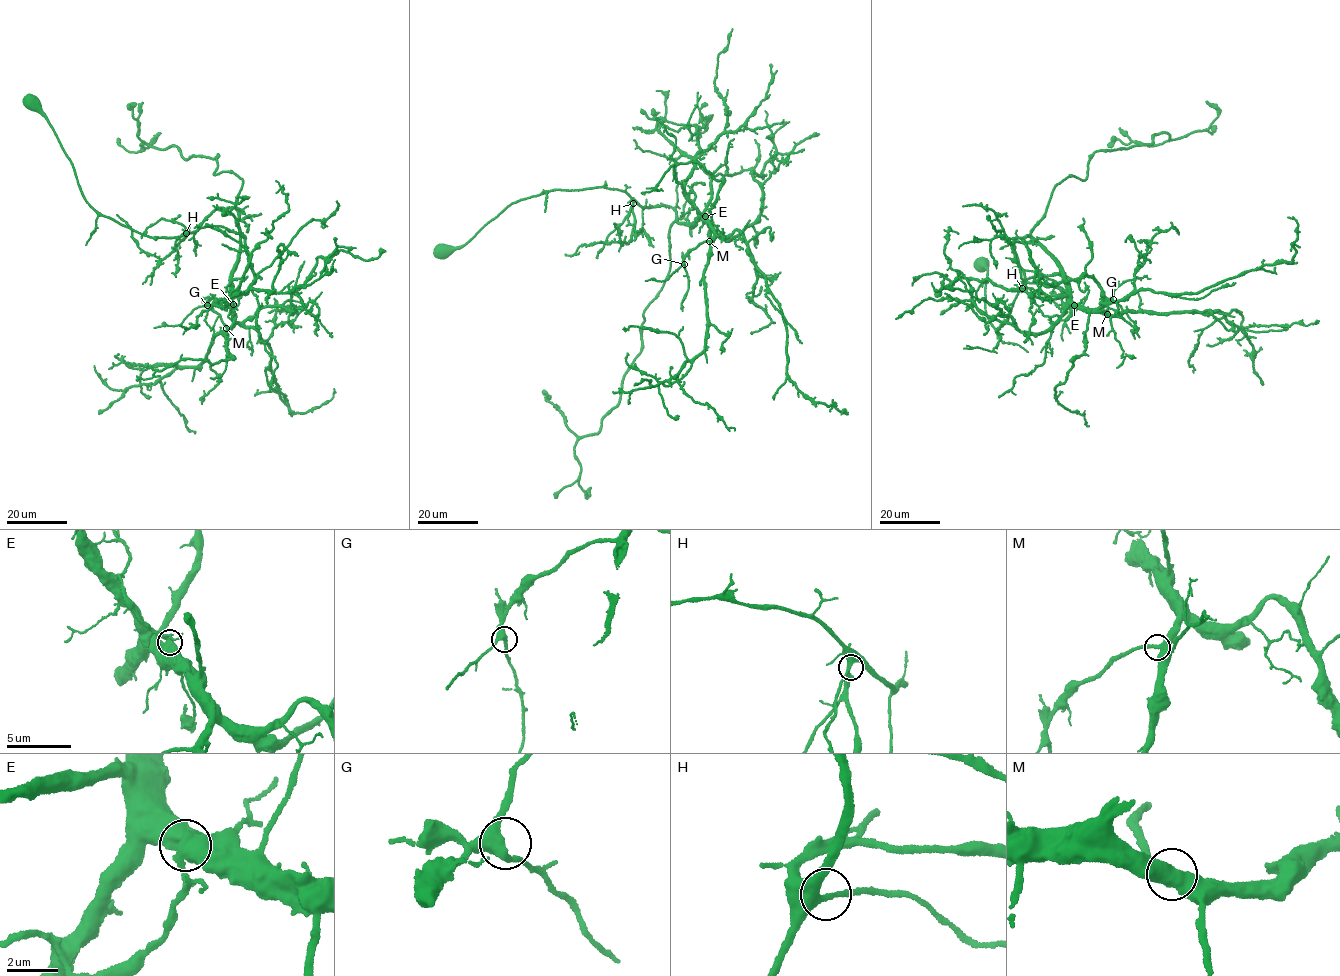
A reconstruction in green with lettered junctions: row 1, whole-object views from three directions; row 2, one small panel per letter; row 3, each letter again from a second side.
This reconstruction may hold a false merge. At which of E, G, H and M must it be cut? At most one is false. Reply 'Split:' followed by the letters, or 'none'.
Split: none

